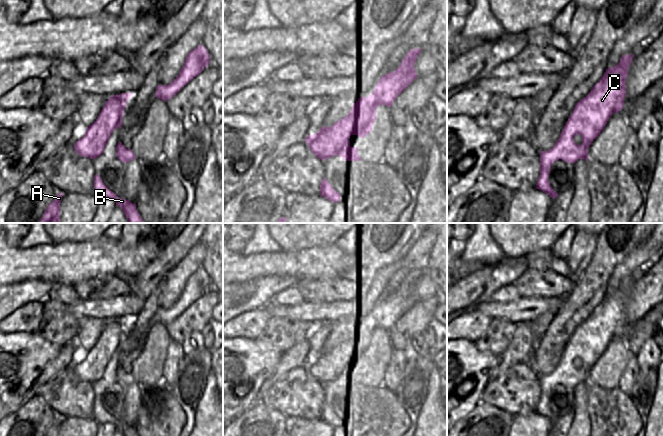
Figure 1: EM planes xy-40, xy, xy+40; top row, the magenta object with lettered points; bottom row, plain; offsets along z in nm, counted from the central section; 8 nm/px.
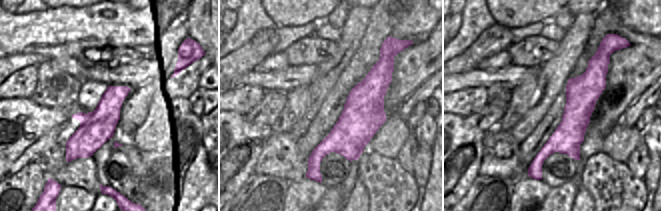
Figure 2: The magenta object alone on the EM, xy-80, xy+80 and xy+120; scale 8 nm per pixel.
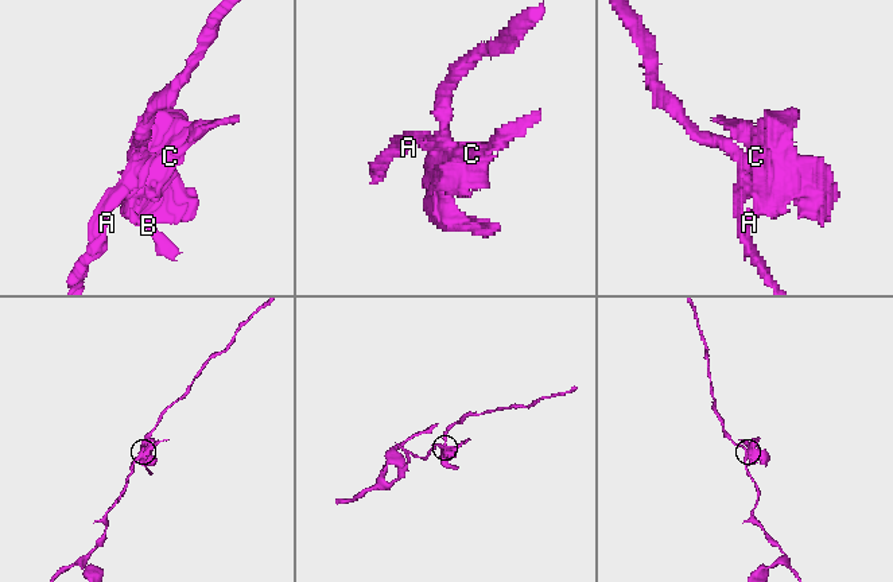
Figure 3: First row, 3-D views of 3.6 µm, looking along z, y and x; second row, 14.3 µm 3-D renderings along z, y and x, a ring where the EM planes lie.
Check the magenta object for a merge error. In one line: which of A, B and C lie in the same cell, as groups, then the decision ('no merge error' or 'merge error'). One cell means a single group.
A / B C; merge error

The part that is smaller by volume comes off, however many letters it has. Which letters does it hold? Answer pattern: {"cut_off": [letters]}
{"cut_off": ["B", "C"]}

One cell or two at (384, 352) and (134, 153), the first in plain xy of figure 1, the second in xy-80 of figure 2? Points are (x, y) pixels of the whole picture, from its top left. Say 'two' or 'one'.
two

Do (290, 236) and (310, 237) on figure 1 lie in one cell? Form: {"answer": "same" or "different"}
{"answer": "same"}

